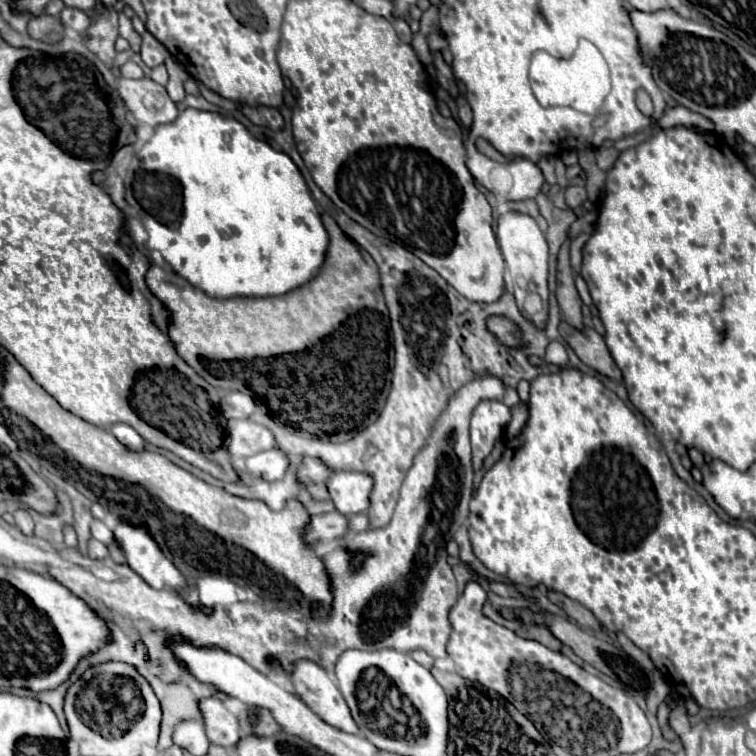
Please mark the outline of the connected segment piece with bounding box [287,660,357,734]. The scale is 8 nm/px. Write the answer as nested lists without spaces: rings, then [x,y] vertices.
[[[297,660],[287,674],[293,682],[295,694],[327,724],[357,734],[357,724],[351,718],[351,712],[341,698],[333,678],[311,660]]]

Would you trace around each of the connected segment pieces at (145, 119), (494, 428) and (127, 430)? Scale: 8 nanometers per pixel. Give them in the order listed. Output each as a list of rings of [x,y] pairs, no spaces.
[[[121,78],[117,84],[117,92],[123,98],[125,106],[141,124],[159,126],[173,122],[179,114],[175,102],[169,98],[167,90],[153,82],[151,78],[127,80]]]
[[[499,400],[479,402],[471,418],[471,446],[473,446],[473,466],[481,468],[483,458],[491,452],[495,440],[503,434],[511,418],[509,408]]]
[[[113,424],[109,430],[111,430],[111,434],[113,434],[119,442],[123,442],[129,450],[141,452],[141,450],[145,448],[145,440],[143,440],[131,426],[127,426],[127,424]]]

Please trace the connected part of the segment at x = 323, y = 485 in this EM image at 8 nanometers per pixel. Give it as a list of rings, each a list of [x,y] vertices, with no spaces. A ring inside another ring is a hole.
[[[303,456],[297,468],[297,482],[311,494],[313,500],[317,502],[329,500],[329,490],[327,490],[329,474],[331,474],[331,468],[323,460]]]

